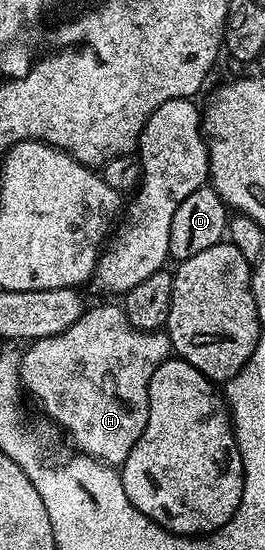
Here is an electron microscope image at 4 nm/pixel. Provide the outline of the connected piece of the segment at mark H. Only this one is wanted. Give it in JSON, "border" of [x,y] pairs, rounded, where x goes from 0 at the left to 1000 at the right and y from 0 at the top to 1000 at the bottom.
{"border":[[[340,556],[234,609],[121,618],[79,649],[79,700],[140,724],[140,733],[234,776],[260,784],[287,818],[400,845],[468,842],[479,824],[547,778],[562,756],[562,702],[600,664],[642,651],[634,607],[532,602],[487,587],[468,564],[442,558]]]}

